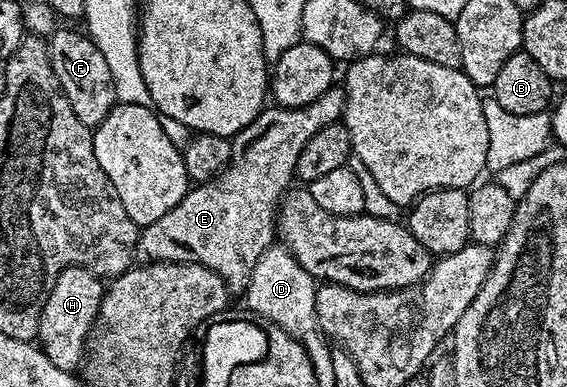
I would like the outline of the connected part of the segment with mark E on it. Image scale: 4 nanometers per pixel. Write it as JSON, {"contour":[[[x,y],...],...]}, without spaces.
{"contour":[[[332,87],[325,91],[325,95],[313,99],[313,103],[305,107],[264,108],[263,112],[253,119],[253,123],[249,123],[240,133],[235,134],[231,141],[229,163],[216,177],[188,188],[181,203],[177,203],[173,211],[165,211],[165,215],[161,215],[157,223],[142,226],[139,241],[135,244],[134,256],[139,257],[138,260],[143,263],[168,261],[186,265],[204,265],[226,281],[232,294],[242,294],[253,275],[253,267],[257,267],[257,259],[261,259],[263,252],[273,244],[273,238],[277,233],[277,210],[284,194],[292,188],[297,159],[301,159],[305,143],[309,143],[313,135],[322,133],[325,127],[336,124],[342,118],[344,104],[342,88]]]}

